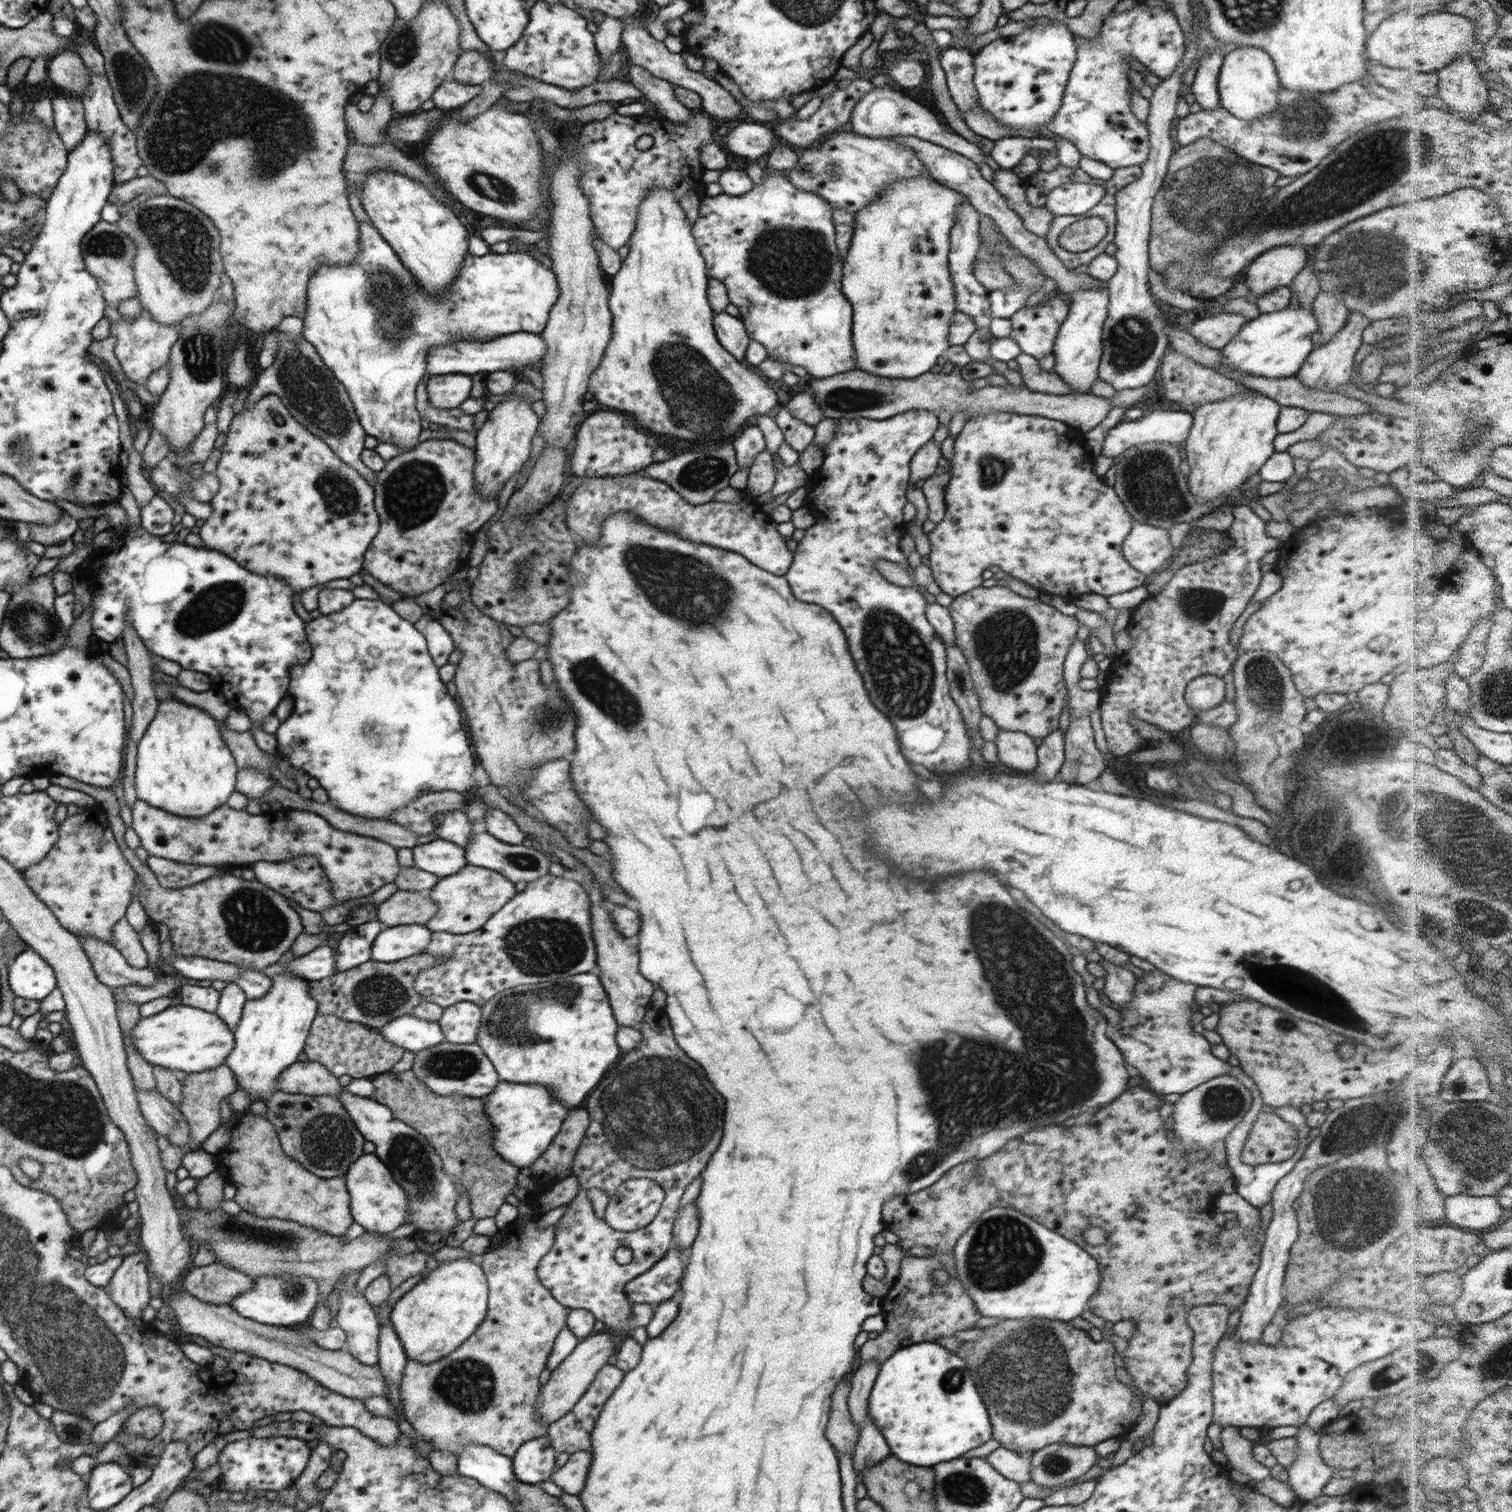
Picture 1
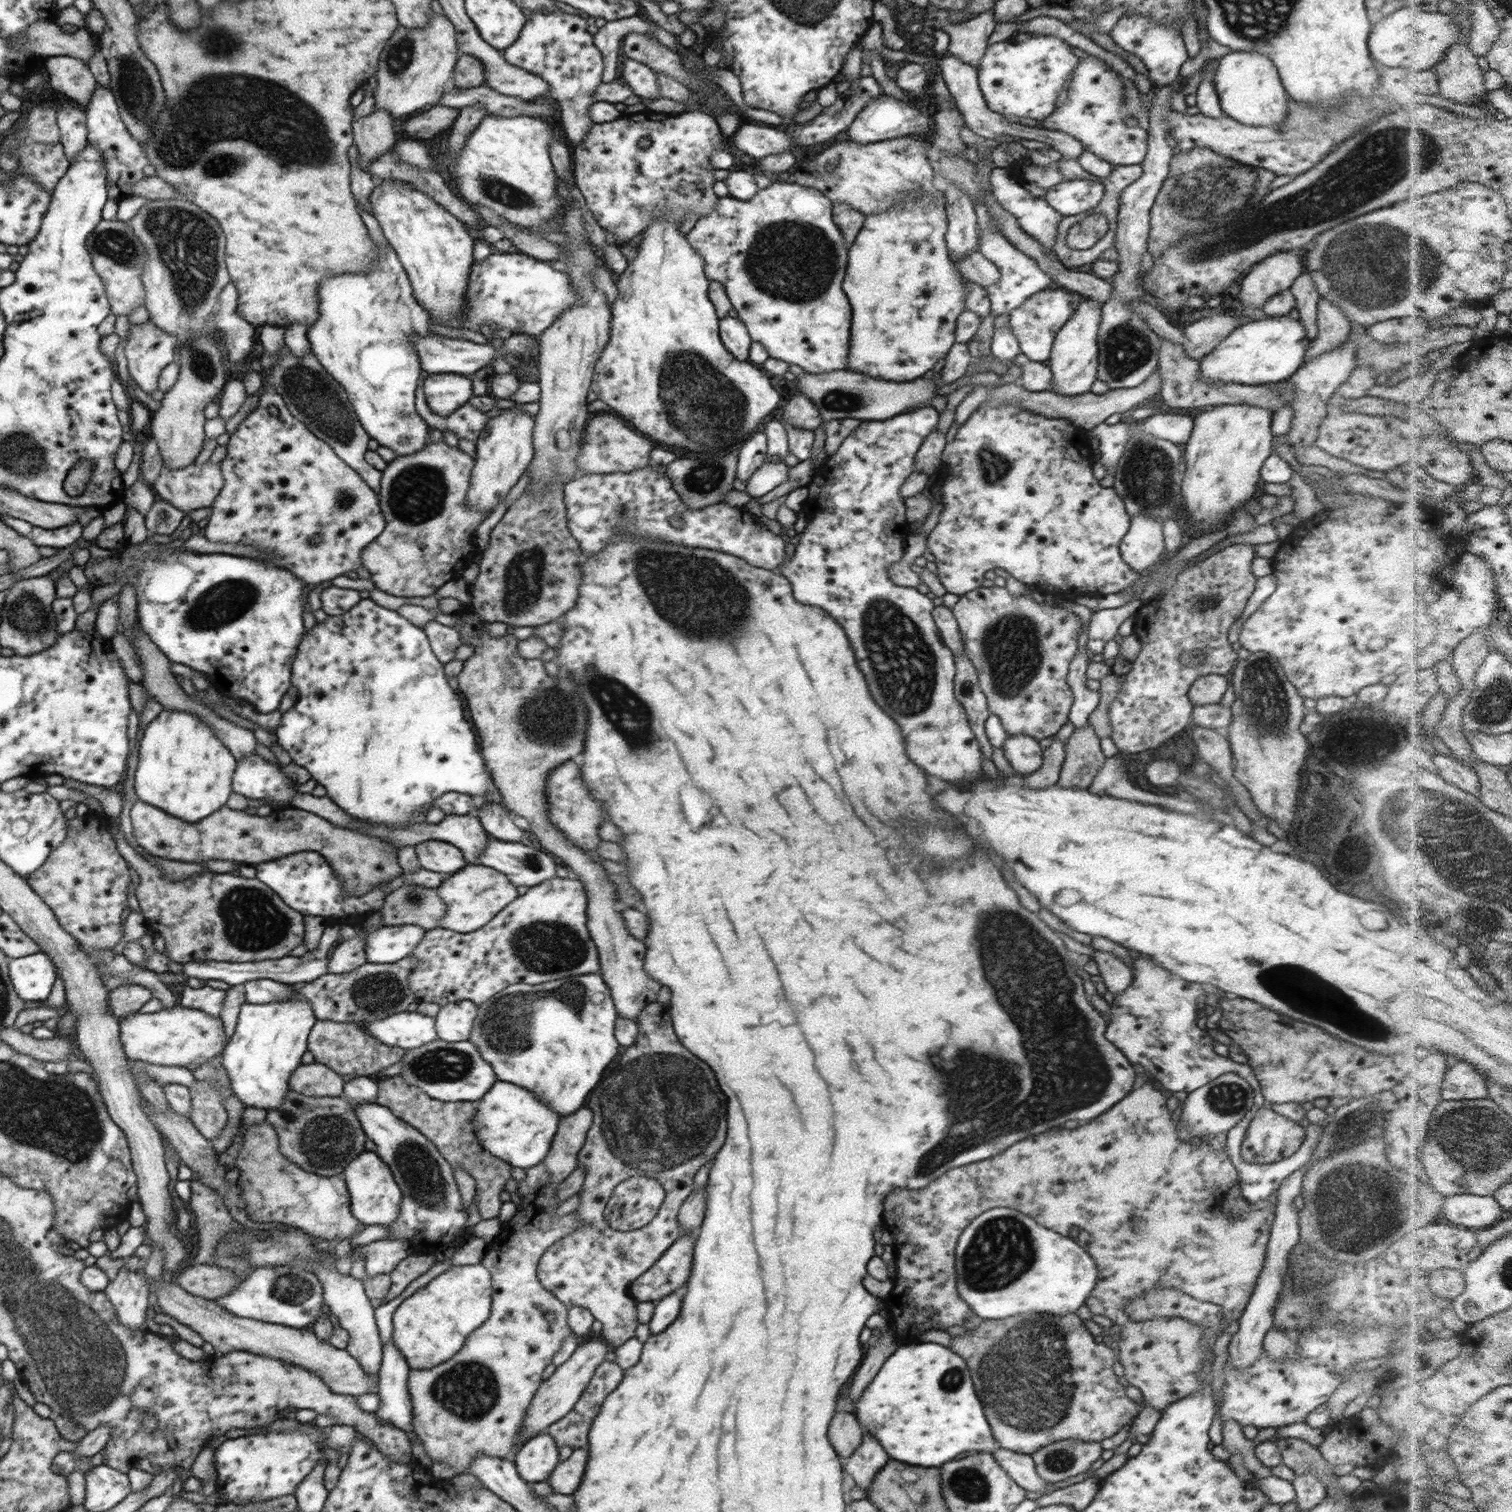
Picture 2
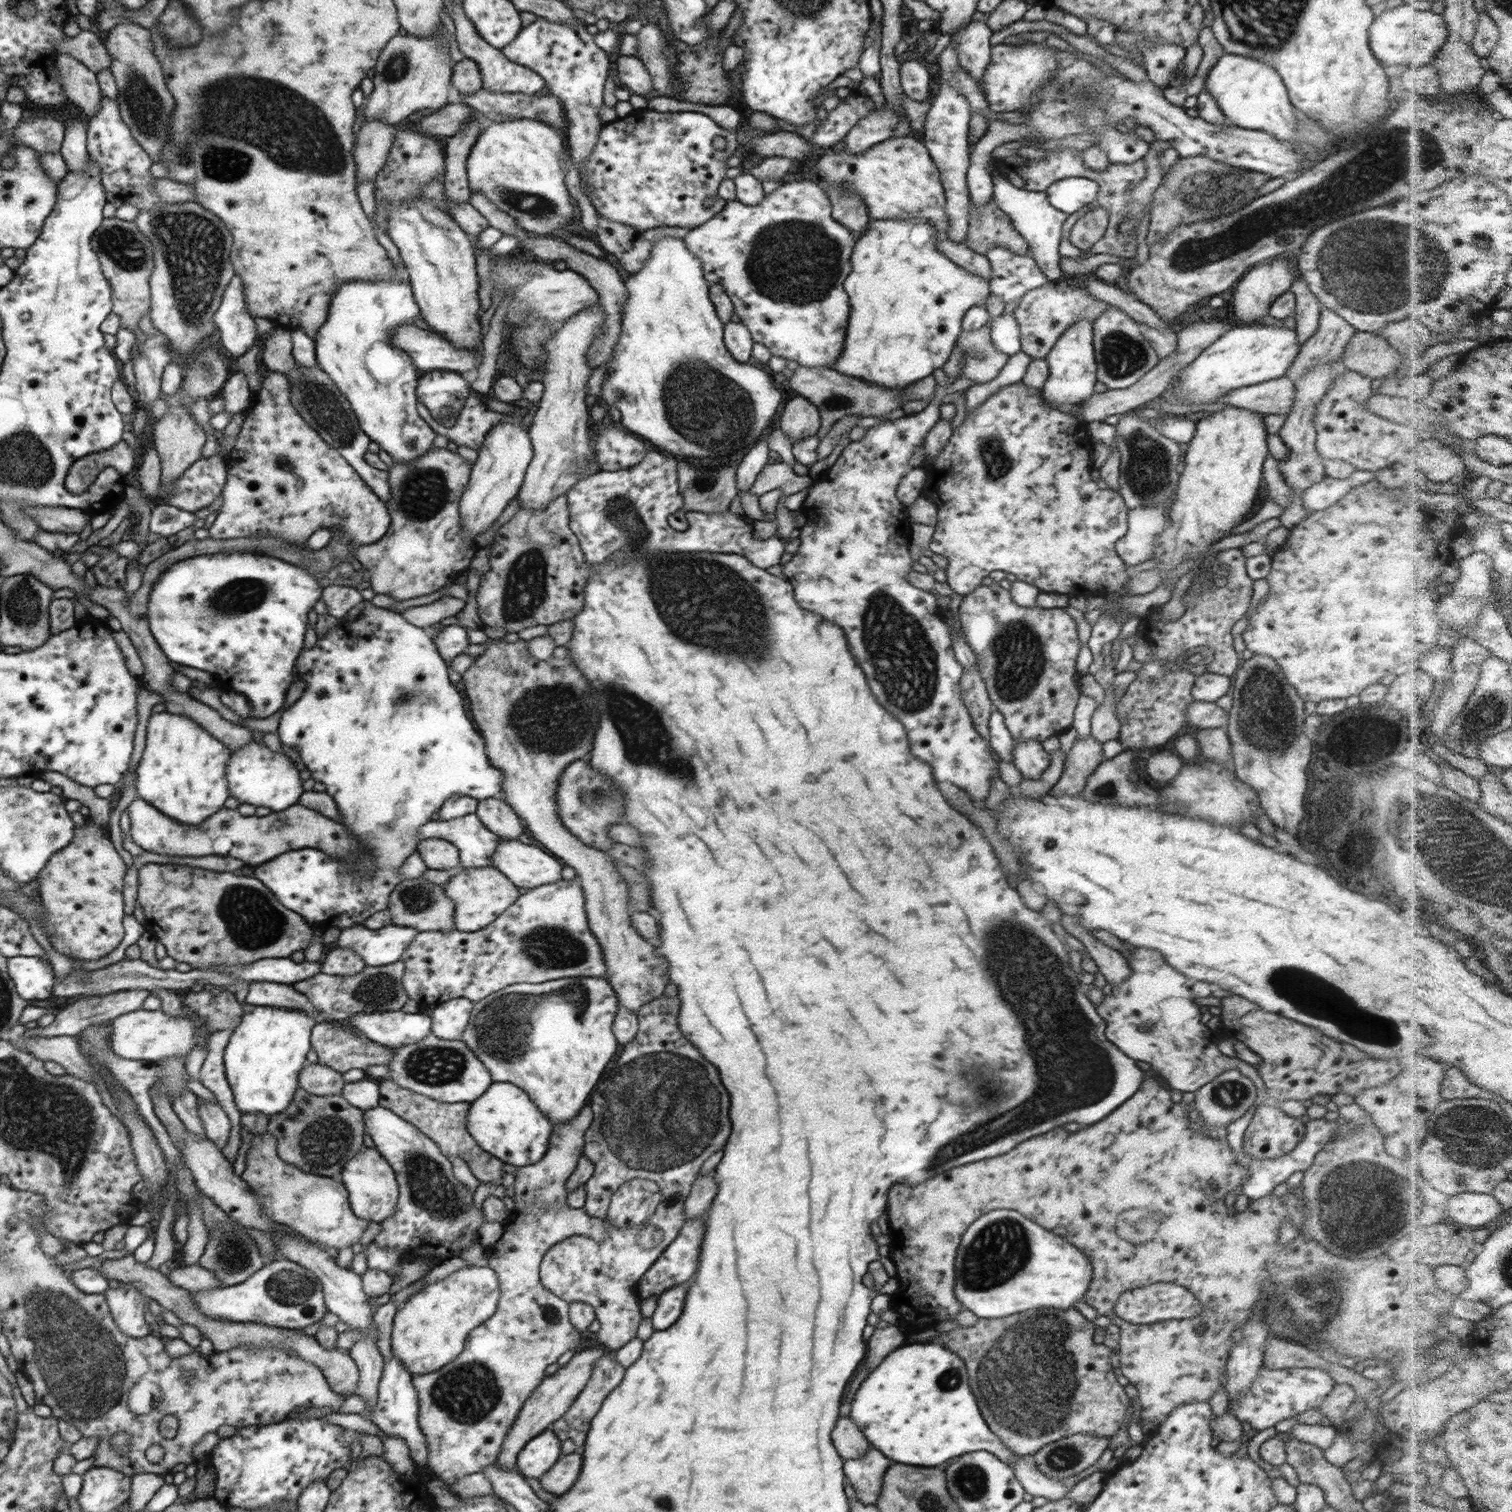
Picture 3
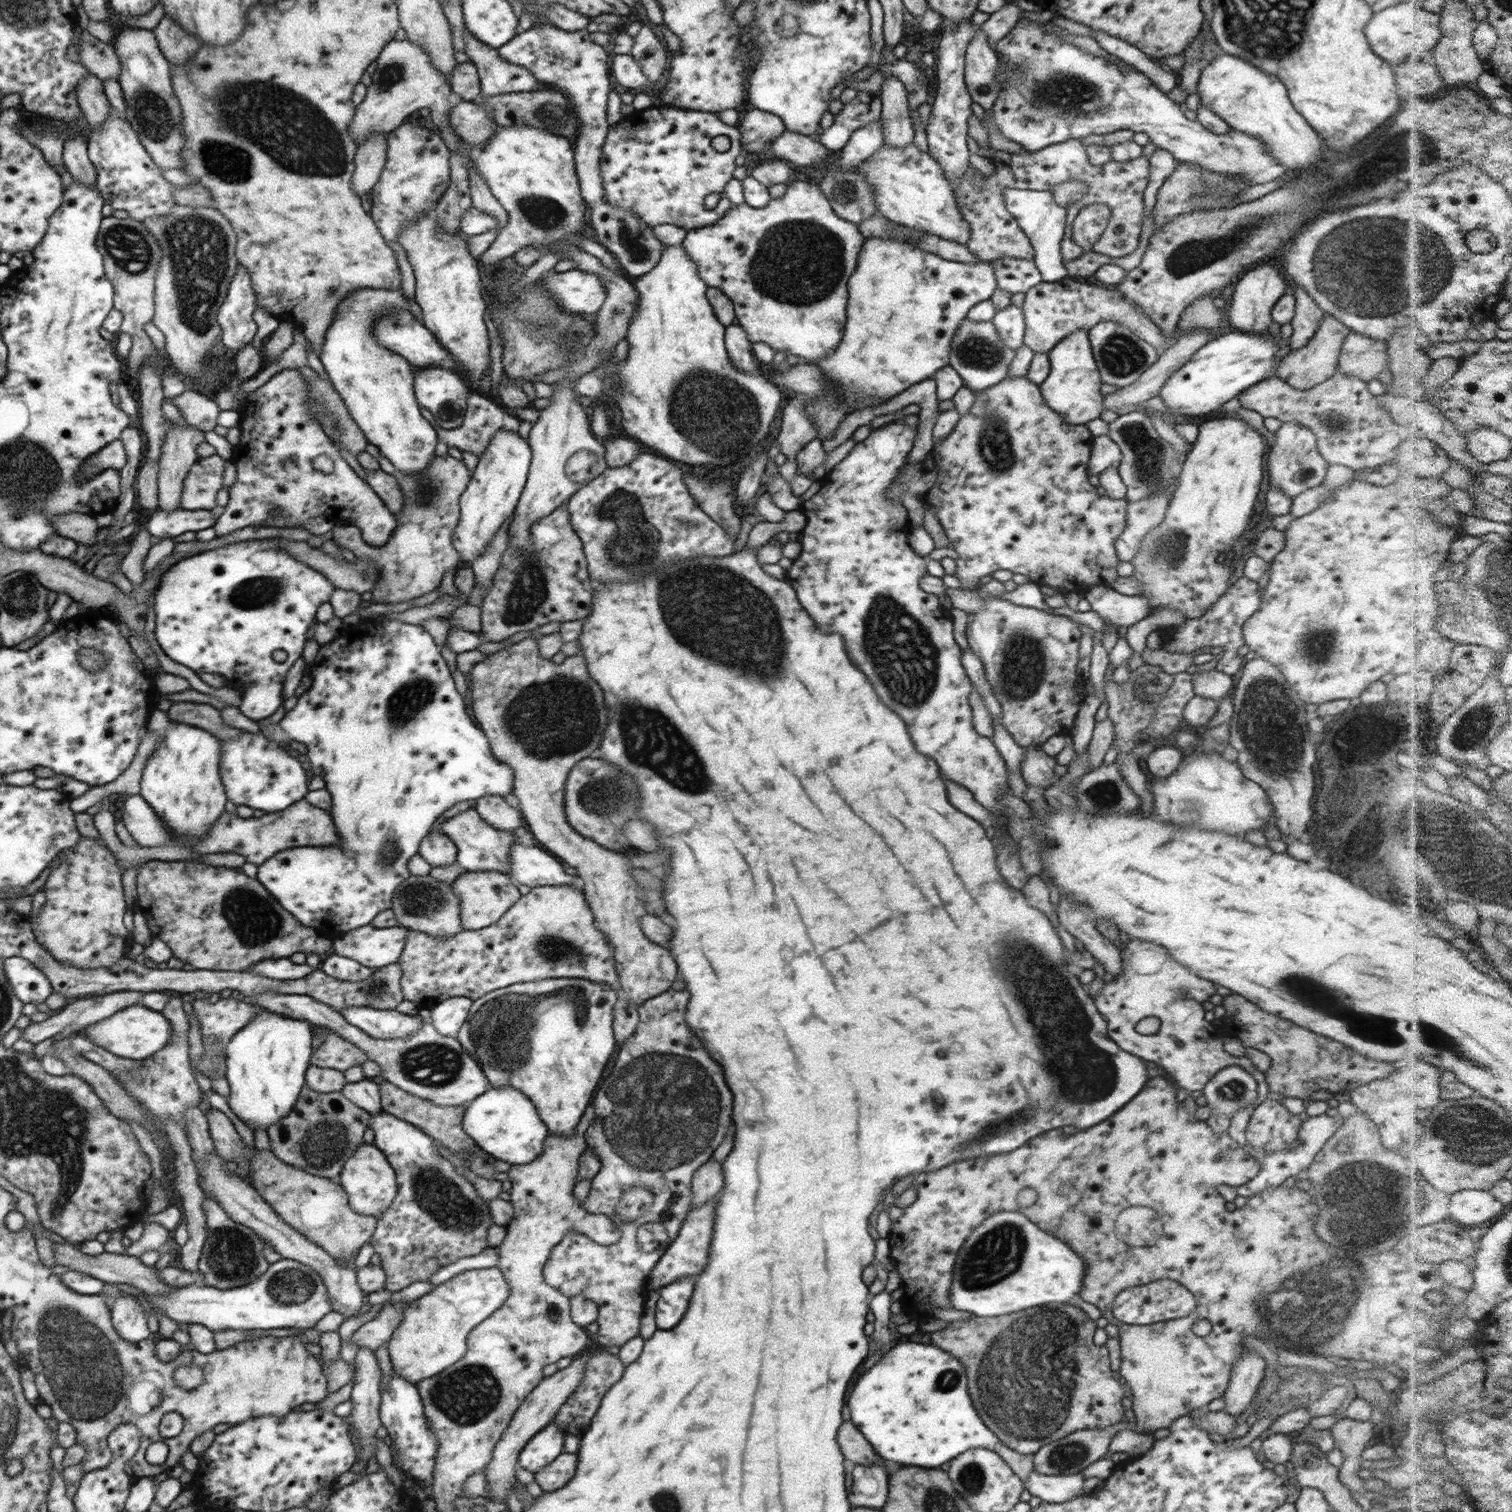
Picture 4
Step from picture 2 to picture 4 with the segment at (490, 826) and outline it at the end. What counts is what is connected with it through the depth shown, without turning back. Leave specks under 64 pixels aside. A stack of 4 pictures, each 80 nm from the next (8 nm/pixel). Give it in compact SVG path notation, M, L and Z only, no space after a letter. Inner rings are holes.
M483 796L475 801L476 812L494 828L514 833L522 825L521 812L508 805L502 796Z

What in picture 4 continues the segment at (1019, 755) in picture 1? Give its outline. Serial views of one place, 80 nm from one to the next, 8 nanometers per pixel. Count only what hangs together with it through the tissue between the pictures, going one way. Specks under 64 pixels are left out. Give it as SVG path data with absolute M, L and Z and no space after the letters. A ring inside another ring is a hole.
M1038 745L1027 746L1024 749L1021 776L1026 784L1048 788L1060 782L1060 778L1054 775L1054 768L1057 766L1055 757L1046 755Z

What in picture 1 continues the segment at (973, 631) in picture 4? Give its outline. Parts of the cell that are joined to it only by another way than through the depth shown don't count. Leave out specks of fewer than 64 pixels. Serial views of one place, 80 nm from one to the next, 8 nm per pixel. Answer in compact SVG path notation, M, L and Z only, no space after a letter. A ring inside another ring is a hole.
M995 585L991 588L982 586L976 587L971 591L955 597L949 605L949 613L954 623L956 646L963 652L964 659L966 659L966 663L968 663L968 667L970 667L970 677L972 677L974 688L976 688L976 693L978 693L978 699L980 699L980 707L982 707L983 714L992 718L1000 729L1024 732L1024 734L1027 734L1032 738L1044 738L1052 731L1060 729L1058 718L1060 718L1060 714L1066 707L1066 704L1068 704L1067 695L1069 694L1065 685L1063 666L1070 647L1076 641L1077 632L1080 628L1076 617L1074 615L1063 614L1051 605L1040 601L1038 598L1022 597L1021 595L1014 593L1008 587L999 585Z

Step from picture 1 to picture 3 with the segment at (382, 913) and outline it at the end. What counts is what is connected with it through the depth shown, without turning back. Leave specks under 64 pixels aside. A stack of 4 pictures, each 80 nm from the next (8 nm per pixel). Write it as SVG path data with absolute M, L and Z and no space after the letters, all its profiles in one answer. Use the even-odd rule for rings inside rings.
M408 878L390 893L390 904L387 912L392 925L401 927L414 927L419 932L444 931L450 932L455 929L454 901L445 895L443 885L434 884L420 878Z

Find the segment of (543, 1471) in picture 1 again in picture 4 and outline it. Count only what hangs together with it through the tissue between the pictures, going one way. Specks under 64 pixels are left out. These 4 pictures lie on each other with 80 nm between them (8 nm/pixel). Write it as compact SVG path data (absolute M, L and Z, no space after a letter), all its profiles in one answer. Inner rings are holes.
M551 1422L528 1441L517 1462L533 1473L542 1470L563 1453L565 1437L566 1434Z

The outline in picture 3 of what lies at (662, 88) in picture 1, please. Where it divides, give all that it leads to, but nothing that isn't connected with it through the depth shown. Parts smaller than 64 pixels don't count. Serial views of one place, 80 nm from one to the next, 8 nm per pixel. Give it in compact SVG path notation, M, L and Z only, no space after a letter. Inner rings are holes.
M620 55L615 62L618 80L633 94L648 98L655 94L652 77L641 59L637 56Z

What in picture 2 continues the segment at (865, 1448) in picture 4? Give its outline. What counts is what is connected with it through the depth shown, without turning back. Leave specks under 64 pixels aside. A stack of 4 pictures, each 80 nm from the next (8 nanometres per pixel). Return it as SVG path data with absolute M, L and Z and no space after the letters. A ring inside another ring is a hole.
M846 1390L838 1396L840 1405L830 1421L827 1434L832 1446L843 1460L851 1456L863 1439L862 1428L860 1428L856 1414L842 1409L841 1403L845 1400L845 1396Z

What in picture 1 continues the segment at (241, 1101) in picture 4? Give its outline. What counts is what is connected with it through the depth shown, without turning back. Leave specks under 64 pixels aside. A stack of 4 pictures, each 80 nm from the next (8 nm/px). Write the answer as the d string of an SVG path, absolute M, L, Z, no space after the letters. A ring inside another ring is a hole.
M278 973L271 978L271 987L263 997L250 999L244 1003L241 1019L234 1033L235 1045L227 1056L225 1064L237 1076L237 1088L247 1090L253 1102L263 1101L264 1092L277 1090L279 1074L298 1061L298 1054L304 1050L318 1008L318 1001L311 995L311 983L309 980L301 979L290 973Z

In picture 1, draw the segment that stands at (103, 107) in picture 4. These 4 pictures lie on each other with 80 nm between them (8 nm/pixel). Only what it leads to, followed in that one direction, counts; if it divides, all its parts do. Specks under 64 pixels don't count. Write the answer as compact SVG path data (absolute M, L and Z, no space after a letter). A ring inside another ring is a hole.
M70 49L49 58L48 76L64 91L81 98L89 83L89 69L83 58Z

